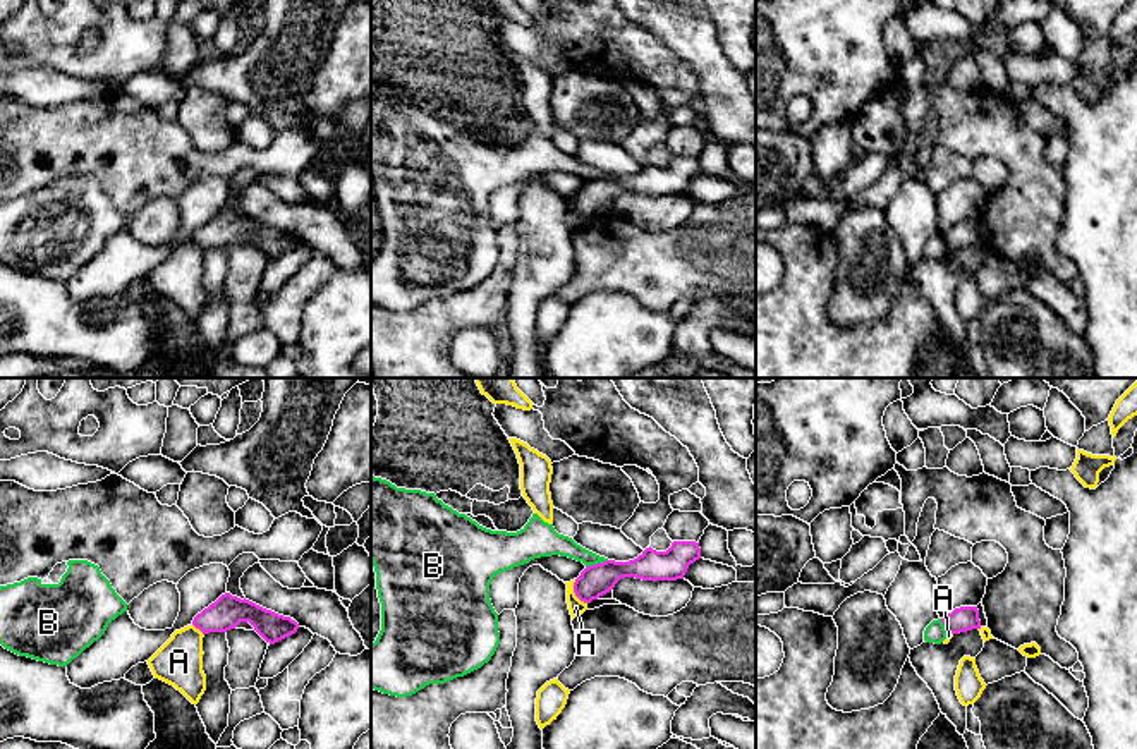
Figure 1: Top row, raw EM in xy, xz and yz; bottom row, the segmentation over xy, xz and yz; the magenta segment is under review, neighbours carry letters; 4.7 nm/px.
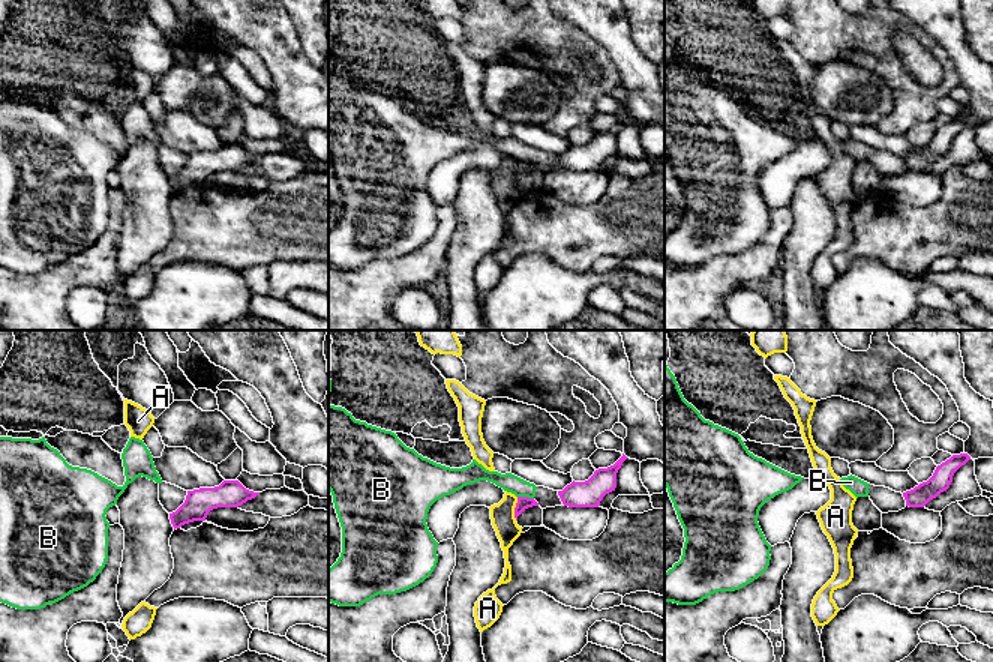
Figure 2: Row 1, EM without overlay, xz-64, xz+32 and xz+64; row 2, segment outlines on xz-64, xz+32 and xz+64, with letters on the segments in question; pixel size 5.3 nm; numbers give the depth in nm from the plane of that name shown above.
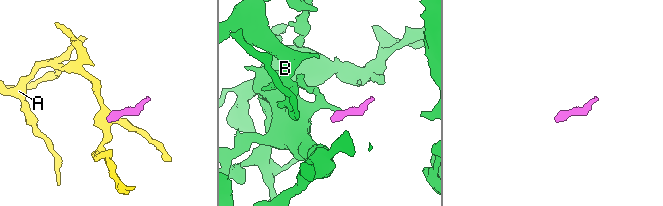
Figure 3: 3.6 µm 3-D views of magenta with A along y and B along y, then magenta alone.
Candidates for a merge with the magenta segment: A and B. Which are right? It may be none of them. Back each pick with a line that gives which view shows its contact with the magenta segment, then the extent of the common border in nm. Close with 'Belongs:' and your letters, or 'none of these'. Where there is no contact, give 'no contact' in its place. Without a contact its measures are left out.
Belongs: none of these

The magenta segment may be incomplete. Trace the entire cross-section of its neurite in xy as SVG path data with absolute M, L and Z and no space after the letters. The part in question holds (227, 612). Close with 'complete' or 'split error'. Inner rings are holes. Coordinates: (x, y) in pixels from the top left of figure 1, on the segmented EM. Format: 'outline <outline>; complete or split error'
outline M230 593L222 594L215 603L198 613L192 625L203 634L227 632L240 622L249 622L254 630L270 644L275 644L297 632L299 624L290 617L278 615L249 600Z; complete

